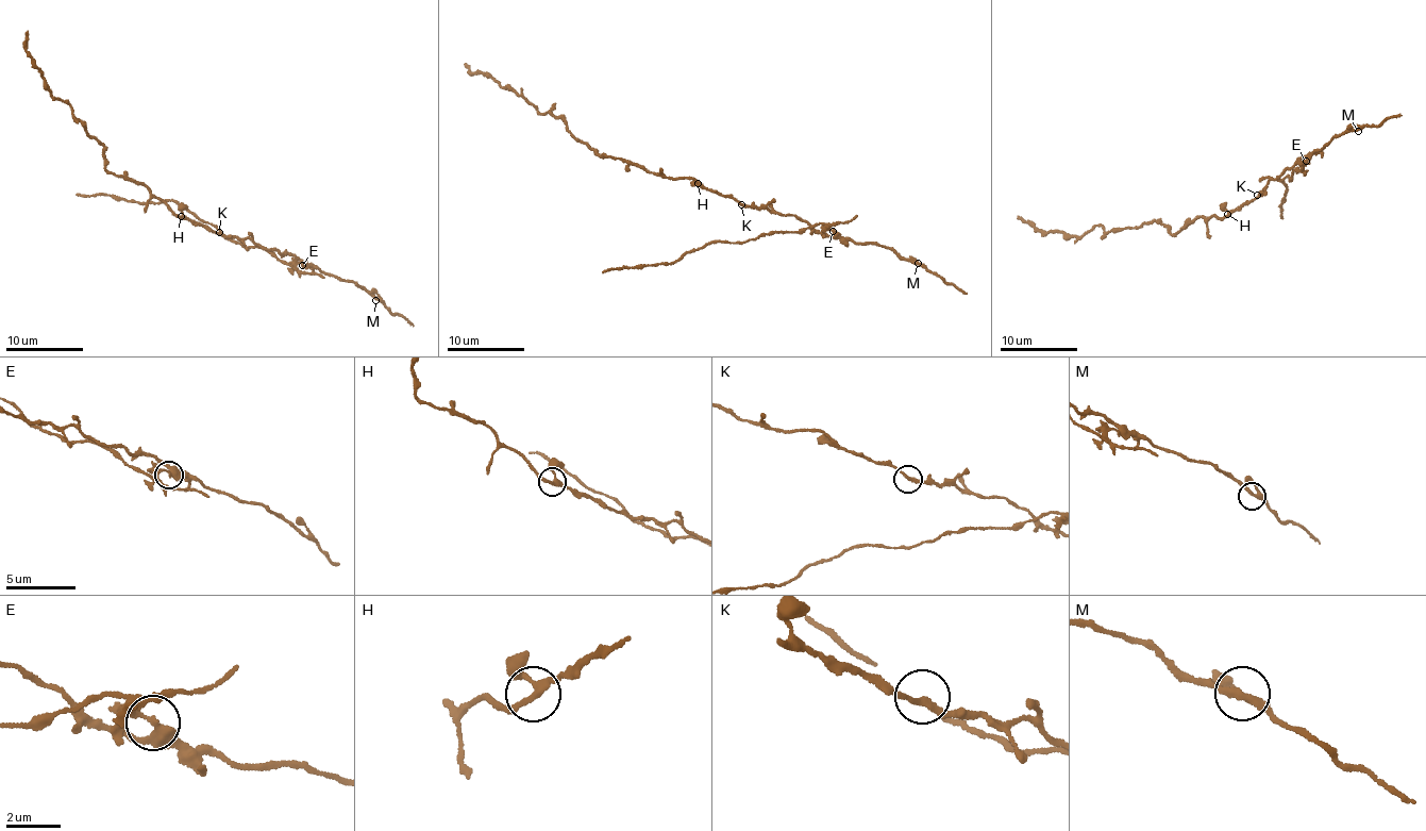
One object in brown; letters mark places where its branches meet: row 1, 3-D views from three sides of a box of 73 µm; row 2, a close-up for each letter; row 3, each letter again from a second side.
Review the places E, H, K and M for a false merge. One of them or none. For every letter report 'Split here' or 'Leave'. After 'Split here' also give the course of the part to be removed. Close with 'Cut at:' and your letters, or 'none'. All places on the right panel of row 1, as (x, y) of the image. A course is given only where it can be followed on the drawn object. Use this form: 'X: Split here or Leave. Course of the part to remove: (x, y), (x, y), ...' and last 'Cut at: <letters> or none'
E: Split here. Course of the part to remove: (1305, 160), (1289, 182), (1287, 176), (1277, 178), (1287, 189), (1279, 205), (1282, 219)
H: Leave
K: Leave
M: Leave
Cut at: E

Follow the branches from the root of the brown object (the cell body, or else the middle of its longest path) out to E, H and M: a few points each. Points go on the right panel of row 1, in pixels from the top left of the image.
E: (1257, 196), (1272, 178), (1276, 179), (1301, 158), (1302, 163), (1305, 160)
H: (1257, 196), (1227, 214)
M: (1257, 196), (1272, 178), (1276, 179), (1301, 156), (1314, 149), (1320, 150), (1335, 135), (1349, 129), (1358, 131)

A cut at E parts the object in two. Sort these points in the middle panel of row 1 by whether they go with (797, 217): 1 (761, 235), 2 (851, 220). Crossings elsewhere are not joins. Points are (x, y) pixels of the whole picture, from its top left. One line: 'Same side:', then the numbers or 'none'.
Same side: none

